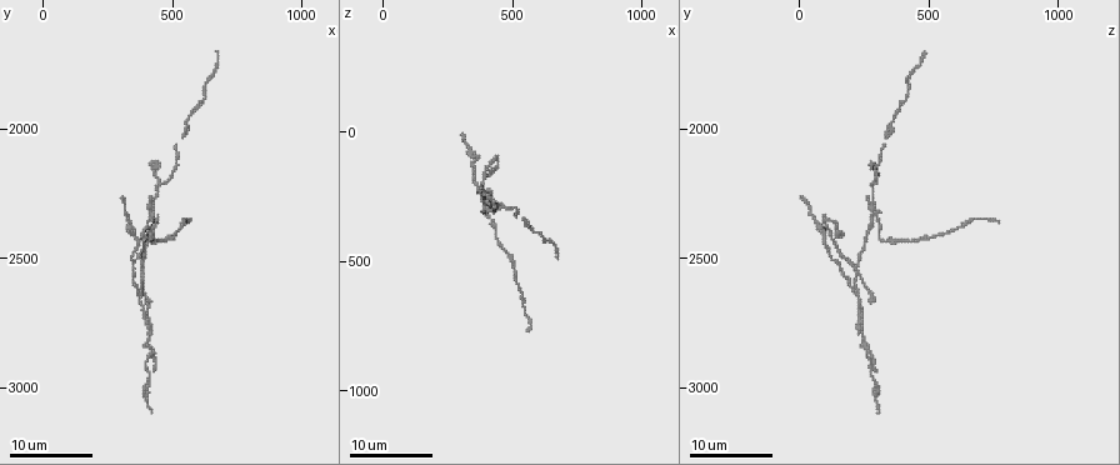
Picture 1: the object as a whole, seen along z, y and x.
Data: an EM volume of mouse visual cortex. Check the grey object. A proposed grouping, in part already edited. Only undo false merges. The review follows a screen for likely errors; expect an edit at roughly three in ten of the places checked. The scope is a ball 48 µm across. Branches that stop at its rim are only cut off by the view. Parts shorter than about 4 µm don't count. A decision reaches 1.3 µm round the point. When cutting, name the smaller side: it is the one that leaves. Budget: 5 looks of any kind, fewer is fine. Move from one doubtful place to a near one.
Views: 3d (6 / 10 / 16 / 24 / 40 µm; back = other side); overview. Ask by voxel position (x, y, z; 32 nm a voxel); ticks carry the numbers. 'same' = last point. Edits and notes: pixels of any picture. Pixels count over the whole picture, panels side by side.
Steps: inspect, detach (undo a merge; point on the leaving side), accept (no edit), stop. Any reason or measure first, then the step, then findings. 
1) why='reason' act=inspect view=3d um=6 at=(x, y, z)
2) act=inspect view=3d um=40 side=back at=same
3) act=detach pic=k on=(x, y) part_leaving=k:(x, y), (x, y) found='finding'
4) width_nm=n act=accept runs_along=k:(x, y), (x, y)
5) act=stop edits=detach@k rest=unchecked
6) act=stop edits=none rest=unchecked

why='sudden change in width' act=inspect view=3d um=16 at=(390, 2720, 240)

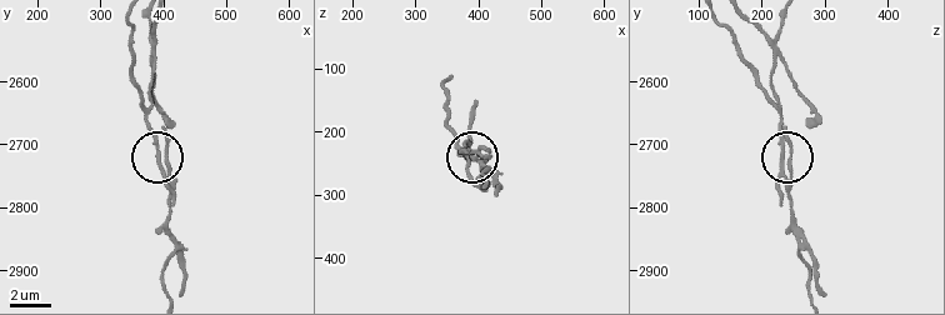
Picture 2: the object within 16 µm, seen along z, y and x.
act=inspect view=3d um=10 at=(390, 2720, 230)

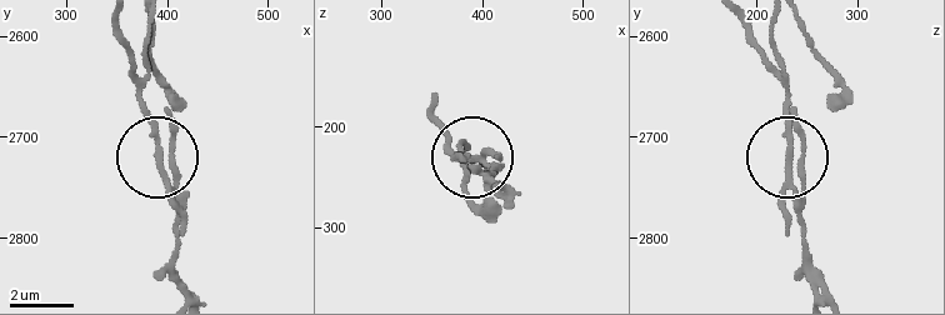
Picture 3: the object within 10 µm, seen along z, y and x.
width_nm=180 act=detach pic=3 on=(178, 171) part_leaving=3:(785, 131), (811, 290) found='two neurons meet here'

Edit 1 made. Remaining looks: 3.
act=inspect view=overview

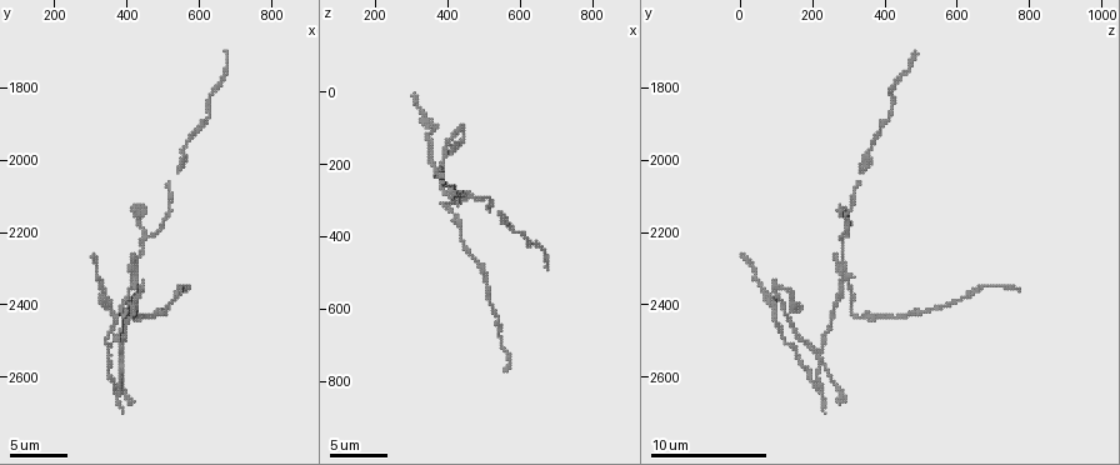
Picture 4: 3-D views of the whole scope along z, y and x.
why='calibre changes' act=inspect view=3d um=10 at=(550, 1960, 370)

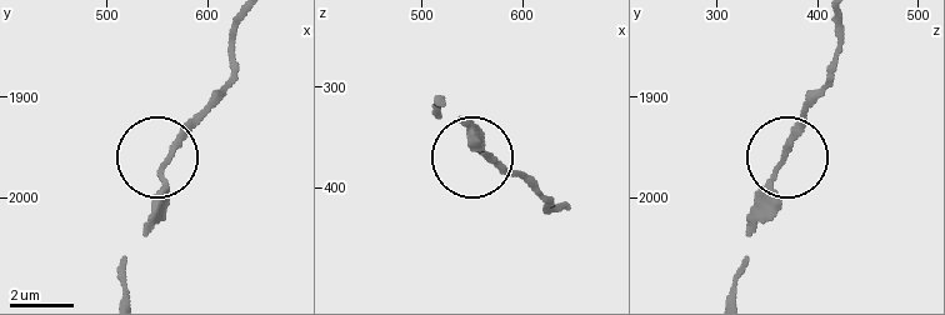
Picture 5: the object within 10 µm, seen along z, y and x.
act=inspect view=3d um=6 at=(554, 1974, 362)

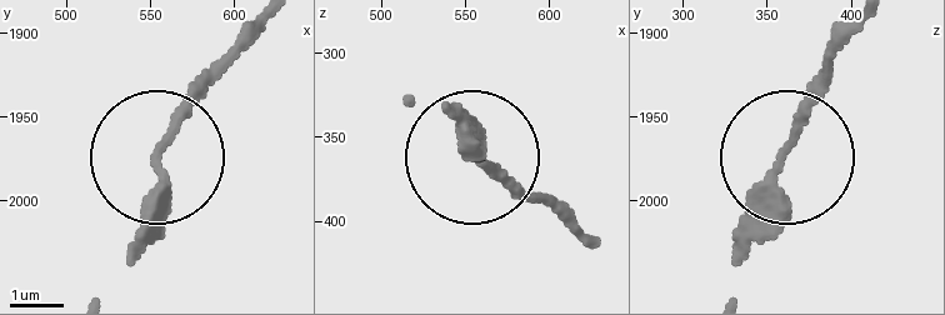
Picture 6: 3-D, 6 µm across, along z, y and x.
act=accept found='all the same neuron'

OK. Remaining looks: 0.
act=stop edits=detach@3 rest=unchecked

